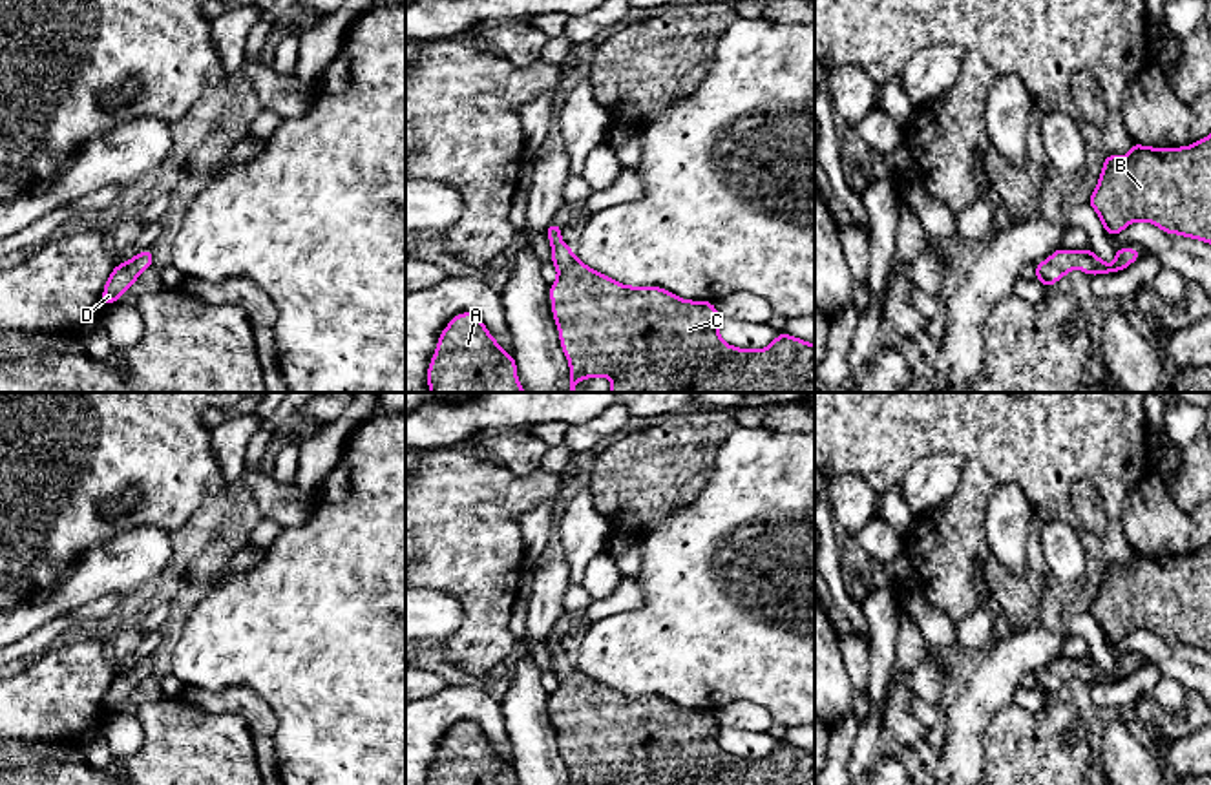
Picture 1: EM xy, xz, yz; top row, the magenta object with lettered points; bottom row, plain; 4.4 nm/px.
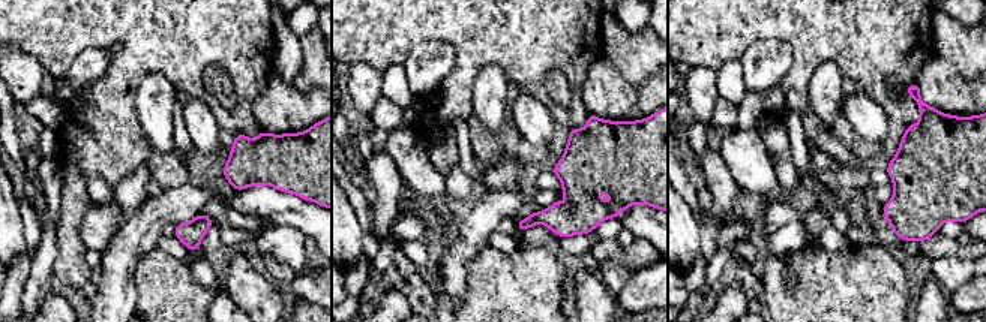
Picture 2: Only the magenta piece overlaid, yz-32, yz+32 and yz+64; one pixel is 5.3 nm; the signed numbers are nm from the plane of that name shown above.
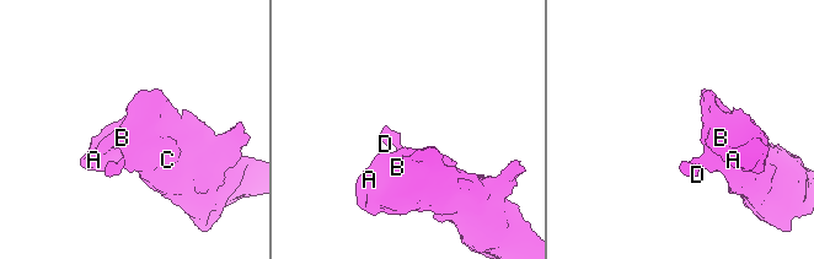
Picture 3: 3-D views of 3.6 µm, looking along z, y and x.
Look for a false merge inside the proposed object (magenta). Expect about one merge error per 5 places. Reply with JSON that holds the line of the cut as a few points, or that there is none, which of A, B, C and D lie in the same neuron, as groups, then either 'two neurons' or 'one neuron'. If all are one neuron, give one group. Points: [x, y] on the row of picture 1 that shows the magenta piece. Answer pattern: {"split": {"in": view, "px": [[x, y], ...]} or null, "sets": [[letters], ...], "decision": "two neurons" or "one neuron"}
{"split": null, "sets": [["A", "B", "C", "D"]], "decision": "one neuron"}

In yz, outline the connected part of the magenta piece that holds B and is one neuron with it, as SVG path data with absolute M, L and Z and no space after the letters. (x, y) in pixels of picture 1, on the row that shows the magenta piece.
M1211 135L1185 148L1147 148L1132 141L1127 157L1105 155L1089 204L1098 212L1109 236L1118 236L1134 221L1151 221L1167 234L1211 245Z

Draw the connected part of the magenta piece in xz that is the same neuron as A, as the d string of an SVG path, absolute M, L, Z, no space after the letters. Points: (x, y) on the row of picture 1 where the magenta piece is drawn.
M473 312L458 314L442 330L427 369L431 392L526 392L506 354Z

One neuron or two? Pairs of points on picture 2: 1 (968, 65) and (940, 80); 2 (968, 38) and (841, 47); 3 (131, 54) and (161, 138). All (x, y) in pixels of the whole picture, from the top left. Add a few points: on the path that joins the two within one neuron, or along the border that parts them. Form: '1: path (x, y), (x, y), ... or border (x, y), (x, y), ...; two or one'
1: border (934, 53), (970, 78); two
2: border (932, 15), (932, 47), (935, 51); two
3: border (161, 71), (143, 77), (135, 96), (135, 116); two

